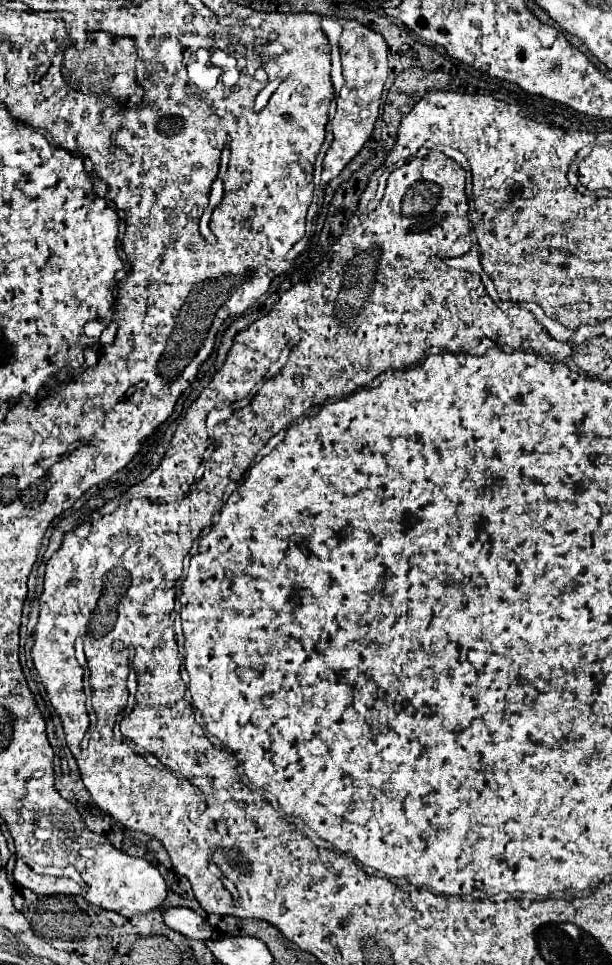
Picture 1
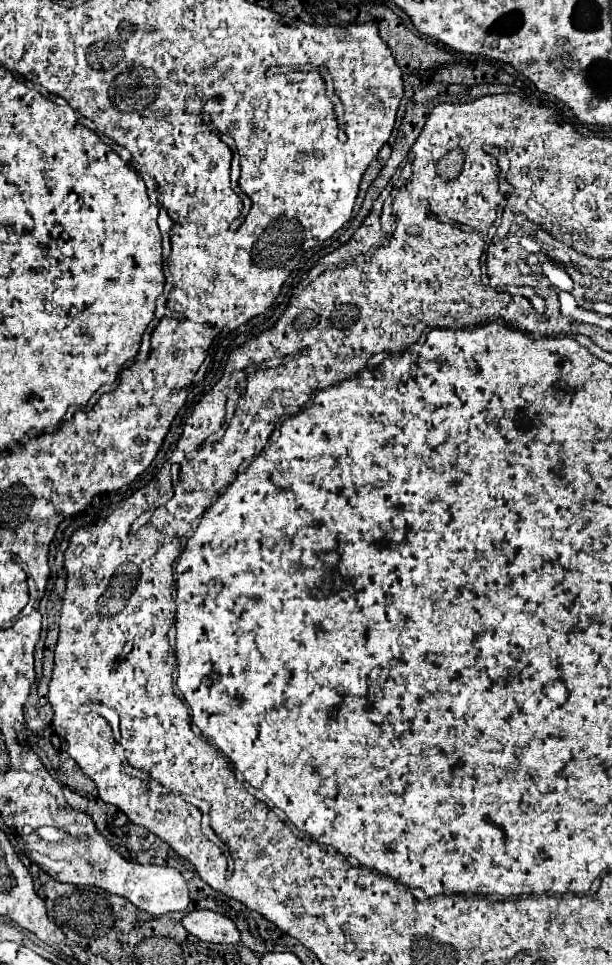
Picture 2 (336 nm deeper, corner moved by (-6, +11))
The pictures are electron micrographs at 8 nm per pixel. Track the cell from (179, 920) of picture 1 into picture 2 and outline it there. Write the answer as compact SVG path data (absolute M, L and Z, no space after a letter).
M195 910L183 916L183 926L189 934L199 940L217 942L217 944L237 944L239 932L237 926L223 914L211 910Z

